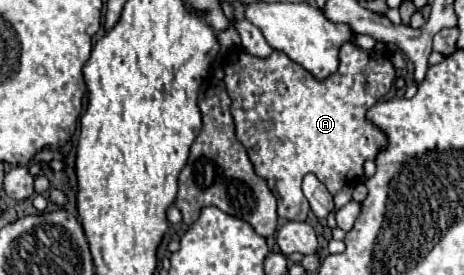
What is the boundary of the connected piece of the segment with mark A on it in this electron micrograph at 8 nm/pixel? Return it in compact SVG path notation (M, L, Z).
M344 43L340 49L340 67L334 75L324 81L316 81L304 67L294 63L280 51L274 51L268 59L252 57L244 51L228 55L224 61L224 83L232 99L232 117L236 125L236 135L246 147L254 171L264 179L276 181L278 197L278 217L288 221L304 221L310 207L302 193L302 179L314 173L326 189L336 195L346 183L364 175L364 161L374 159L378 149L386 145L386 137L366 121L366 111L376 105L392 87L396 79L396 69L384 51L360 51L352 43Z

